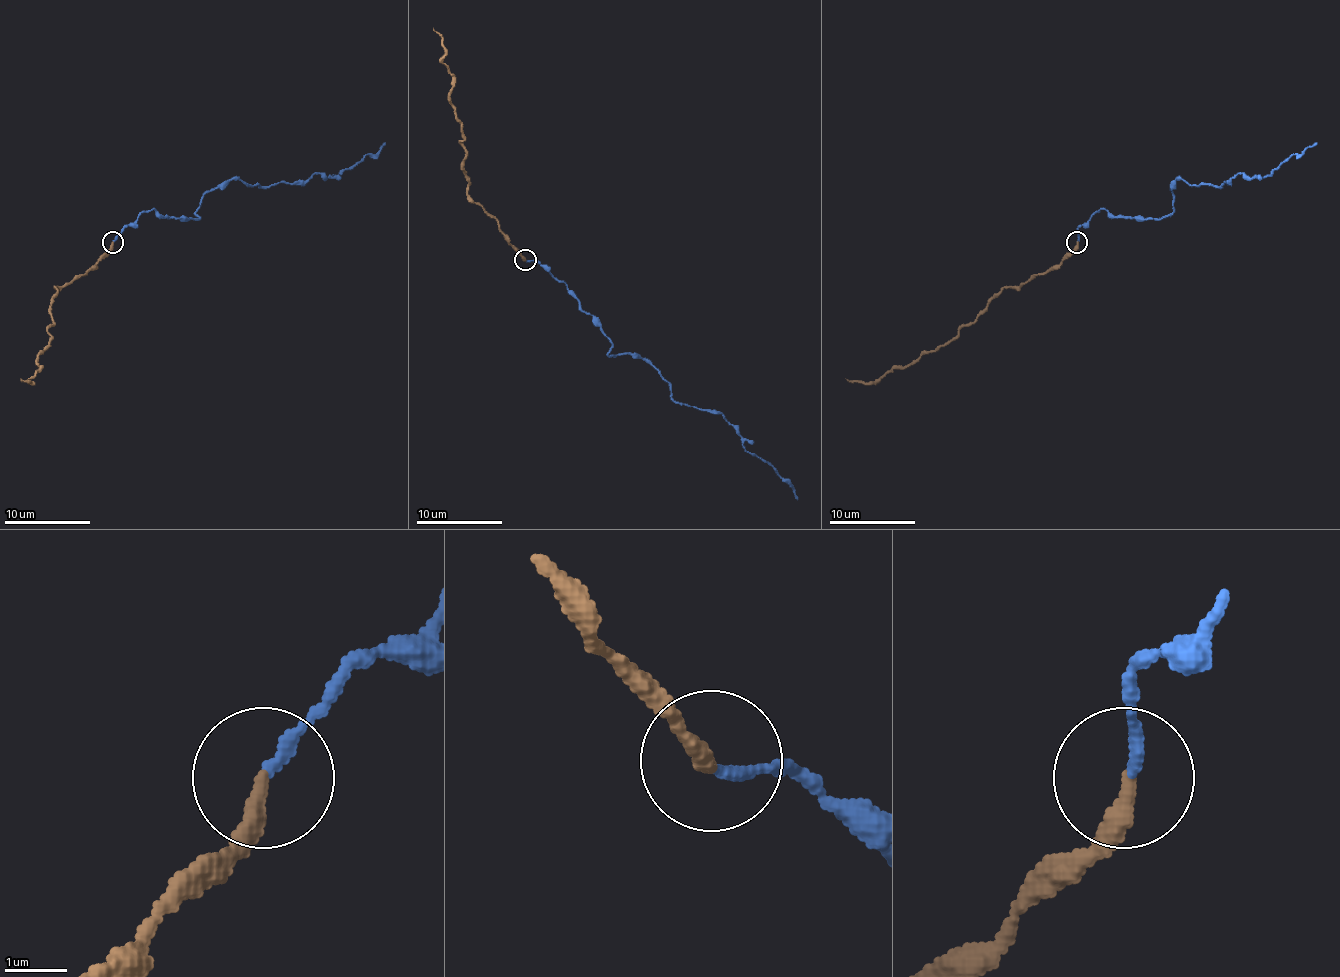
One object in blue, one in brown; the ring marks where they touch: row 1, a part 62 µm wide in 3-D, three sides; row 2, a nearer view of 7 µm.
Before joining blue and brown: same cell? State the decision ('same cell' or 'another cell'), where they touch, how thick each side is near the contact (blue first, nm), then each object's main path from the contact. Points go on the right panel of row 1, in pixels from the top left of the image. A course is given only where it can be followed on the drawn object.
another cell; at (1077, 242); 160 nm thick on the blue side, 300 nm on the other; blue runs (1077, 240), (1101, 208), (1159, 219), (1172, 213), (1178, 180), (1219, 187), (1238, 174), (1264, 178), (1317, 142); brown runs (1077, 243), (1045, 273), (1002, 290), (949, 341), (904, 367), (893, 367), (878, 380), (850, 382), (846, 378)

